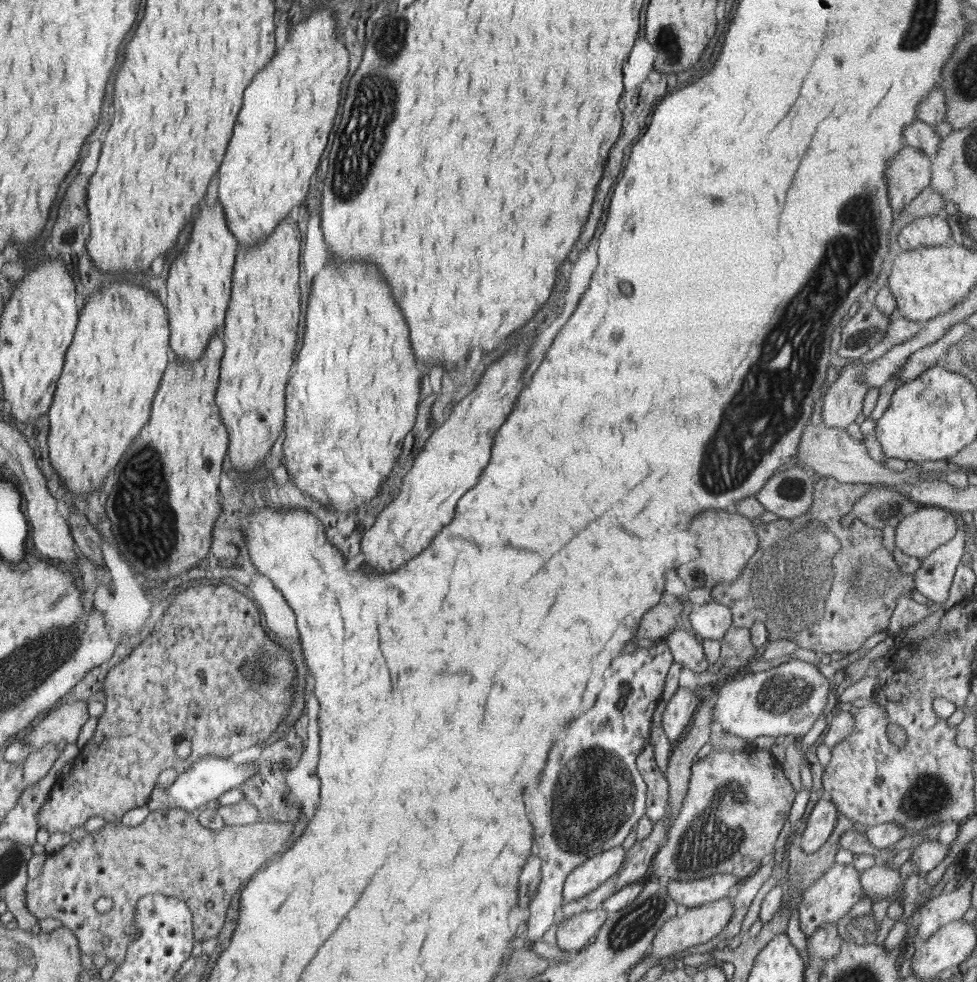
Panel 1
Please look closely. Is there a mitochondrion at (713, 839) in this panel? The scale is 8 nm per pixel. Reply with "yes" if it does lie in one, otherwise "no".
yes

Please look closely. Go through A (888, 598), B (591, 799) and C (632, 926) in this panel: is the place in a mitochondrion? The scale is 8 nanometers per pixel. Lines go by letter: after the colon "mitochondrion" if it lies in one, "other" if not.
A: other
B: mitochondrion
C: mitochondrion

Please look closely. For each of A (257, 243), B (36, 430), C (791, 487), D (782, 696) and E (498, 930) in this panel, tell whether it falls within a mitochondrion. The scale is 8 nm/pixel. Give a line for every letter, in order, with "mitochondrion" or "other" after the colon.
A: other
B: other
C: mitochondrion
D: mitochondrion
E: other

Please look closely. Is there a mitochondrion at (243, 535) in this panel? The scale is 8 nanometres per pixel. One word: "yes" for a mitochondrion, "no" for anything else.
no

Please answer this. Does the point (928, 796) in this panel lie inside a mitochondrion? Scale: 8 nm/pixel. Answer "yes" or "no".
yes

